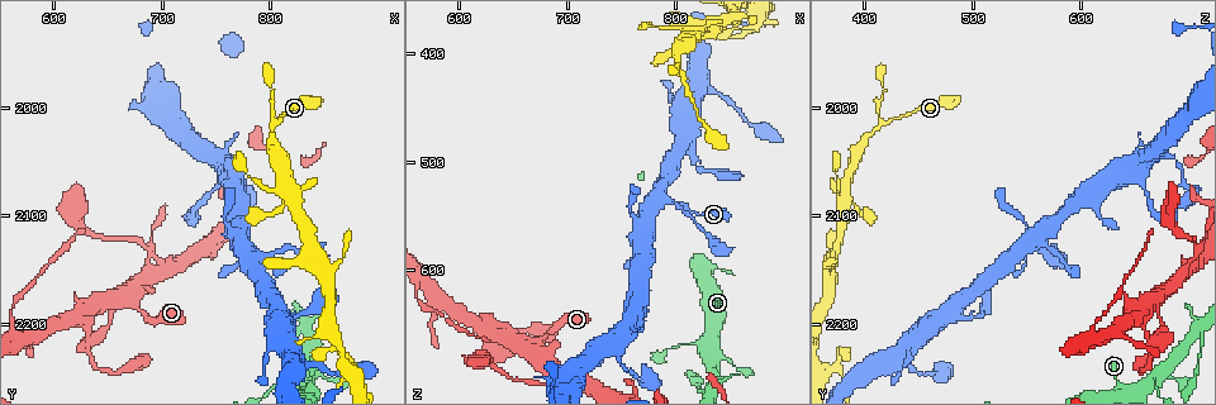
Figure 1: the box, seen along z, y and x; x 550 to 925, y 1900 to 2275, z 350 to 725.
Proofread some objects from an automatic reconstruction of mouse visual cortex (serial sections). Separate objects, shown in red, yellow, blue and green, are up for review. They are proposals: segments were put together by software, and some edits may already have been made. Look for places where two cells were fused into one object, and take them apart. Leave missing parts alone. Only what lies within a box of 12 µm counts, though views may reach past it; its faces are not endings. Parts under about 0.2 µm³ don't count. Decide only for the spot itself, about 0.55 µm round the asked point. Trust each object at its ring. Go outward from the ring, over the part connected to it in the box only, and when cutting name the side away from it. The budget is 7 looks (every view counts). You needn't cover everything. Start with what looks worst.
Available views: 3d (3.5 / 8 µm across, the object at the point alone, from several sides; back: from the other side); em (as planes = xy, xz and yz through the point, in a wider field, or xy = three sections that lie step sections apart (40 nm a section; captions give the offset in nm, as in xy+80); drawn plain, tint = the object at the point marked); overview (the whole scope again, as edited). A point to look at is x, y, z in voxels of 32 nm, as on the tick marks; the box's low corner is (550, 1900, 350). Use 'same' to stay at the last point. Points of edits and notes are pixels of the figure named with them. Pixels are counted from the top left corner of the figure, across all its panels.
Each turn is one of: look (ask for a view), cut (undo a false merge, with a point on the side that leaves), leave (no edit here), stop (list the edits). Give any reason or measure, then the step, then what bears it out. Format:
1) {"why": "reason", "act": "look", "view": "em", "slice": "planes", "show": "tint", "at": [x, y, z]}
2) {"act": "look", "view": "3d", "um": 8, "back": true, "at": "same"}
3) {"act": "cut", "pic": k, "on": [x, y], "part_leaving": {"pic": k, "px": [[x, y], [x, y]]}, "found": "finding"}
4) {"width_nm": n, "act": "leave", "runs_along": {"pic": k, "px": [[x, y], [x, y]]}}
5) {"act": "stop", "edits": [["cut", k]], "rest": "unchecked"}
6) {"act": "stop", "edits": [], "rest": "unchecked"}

{"why": "sudden change in width", "act": "look", "view": "3d", "um": 3.5, "at": [624, 2110, 686]}

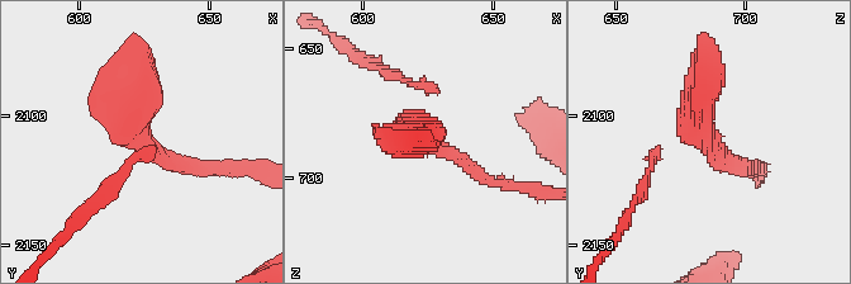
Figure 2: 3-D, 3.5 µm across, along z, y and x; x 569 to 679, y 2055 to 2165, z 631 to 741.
{"why": "now the EM", "act": "look", "view": "em", "slice": "xy", "step": 5, "show": "plain", "at": [626, 2111, 687]}

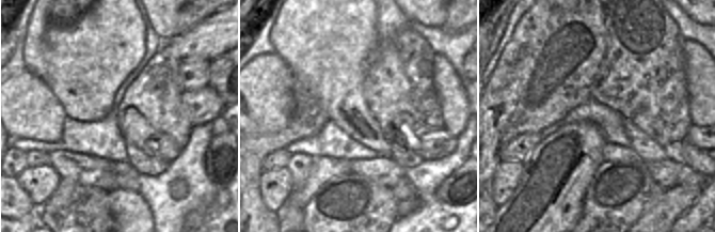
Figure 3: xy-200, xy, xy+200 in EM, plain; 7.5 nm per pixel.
{"why": "where the object lies", "act": "look", "view": "em", "slice": "xy", "step": 5, "show": "tint", "at": "same"}

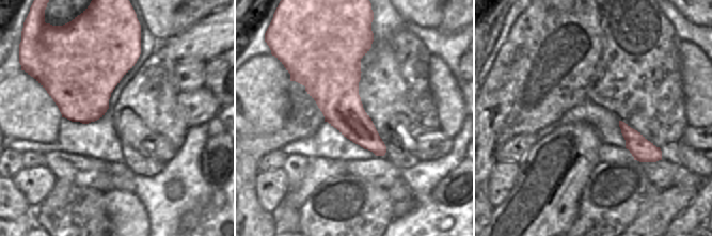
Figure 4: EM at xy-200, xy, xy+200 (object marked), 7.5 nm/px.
{"act": "leave", "runs_along": {"pic": 2, "px": [[212, 171], [131, 128], [138, 70]]}, "found": "one cell here"}

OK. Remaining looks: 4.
{"why": "sudden change in width", "act": "look", "view": "3d", "um": 3.5, "at": [800, 2020, 406]}

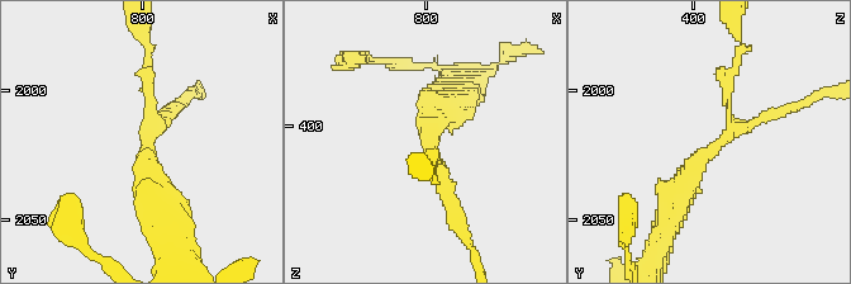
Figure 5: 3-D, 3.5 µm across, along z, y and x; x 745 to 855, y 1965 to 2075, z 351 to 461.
{"act": "look", "view": "em", "slice": "xy", "step": 5, "show": "tint", "at": [802, 2022, 409]}

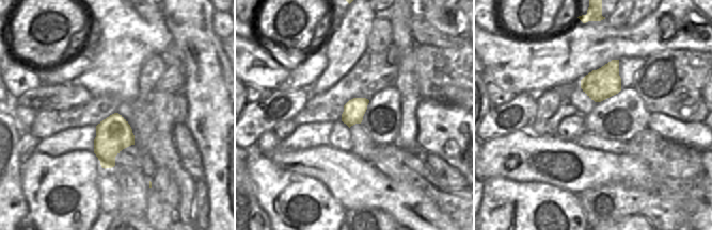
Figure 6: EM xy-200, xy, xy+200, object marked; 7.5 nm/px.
{"act": "leave", "runs_along": {"pic": 5, "px": [[779, 112], [721, 140], [669, 213]]}, "found": "all the same cell"}

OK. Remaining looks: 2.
{"why": "small branch off a trunk", "act": "look", "view": "3d", "um": 3.5, "at": [630, 2196, 658]}

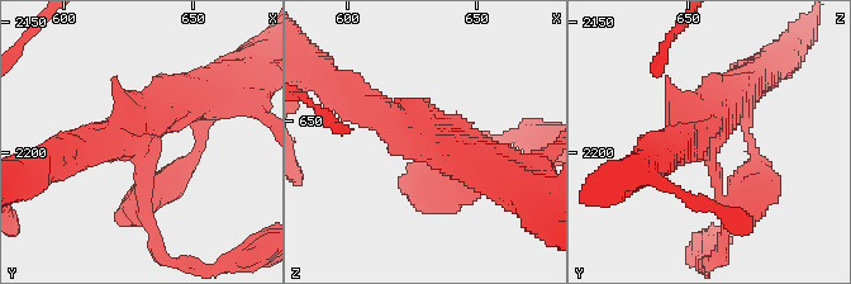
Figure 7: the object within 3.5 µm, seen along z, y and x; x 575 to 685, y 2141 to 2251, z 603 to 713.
{"act": "look", "view": "em", "slice": "xy", "step": 1, "show": "tint", "at": [631, 2195, 658]}

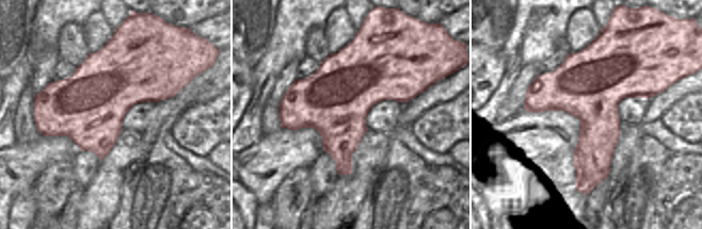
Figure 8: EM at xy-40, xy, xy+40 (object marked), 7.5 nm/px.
{"width_nm": 550, "act": "leave", "runs_along": {"pic": 7, "px": [[488, 165], [352, 96]]}, "found": "continuous, no second cell"}

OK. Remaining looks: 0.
{"act": "stop", "edits": [], "rest": "unchecked"}

